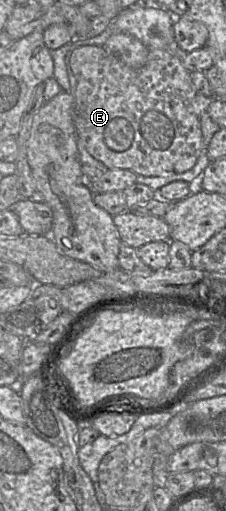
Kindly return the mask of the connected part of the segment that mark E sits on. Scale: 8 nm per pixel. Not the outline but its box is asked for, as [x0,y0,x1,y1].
[66,45,202,176]

